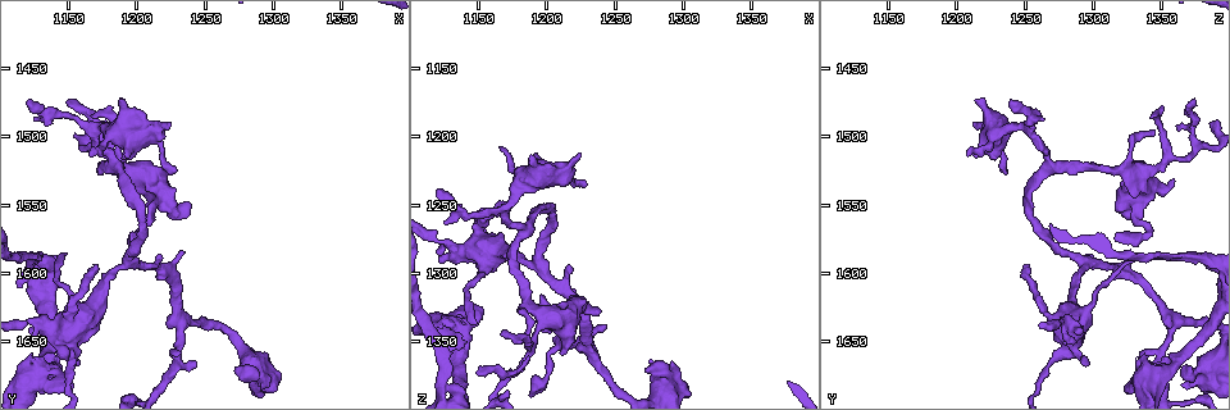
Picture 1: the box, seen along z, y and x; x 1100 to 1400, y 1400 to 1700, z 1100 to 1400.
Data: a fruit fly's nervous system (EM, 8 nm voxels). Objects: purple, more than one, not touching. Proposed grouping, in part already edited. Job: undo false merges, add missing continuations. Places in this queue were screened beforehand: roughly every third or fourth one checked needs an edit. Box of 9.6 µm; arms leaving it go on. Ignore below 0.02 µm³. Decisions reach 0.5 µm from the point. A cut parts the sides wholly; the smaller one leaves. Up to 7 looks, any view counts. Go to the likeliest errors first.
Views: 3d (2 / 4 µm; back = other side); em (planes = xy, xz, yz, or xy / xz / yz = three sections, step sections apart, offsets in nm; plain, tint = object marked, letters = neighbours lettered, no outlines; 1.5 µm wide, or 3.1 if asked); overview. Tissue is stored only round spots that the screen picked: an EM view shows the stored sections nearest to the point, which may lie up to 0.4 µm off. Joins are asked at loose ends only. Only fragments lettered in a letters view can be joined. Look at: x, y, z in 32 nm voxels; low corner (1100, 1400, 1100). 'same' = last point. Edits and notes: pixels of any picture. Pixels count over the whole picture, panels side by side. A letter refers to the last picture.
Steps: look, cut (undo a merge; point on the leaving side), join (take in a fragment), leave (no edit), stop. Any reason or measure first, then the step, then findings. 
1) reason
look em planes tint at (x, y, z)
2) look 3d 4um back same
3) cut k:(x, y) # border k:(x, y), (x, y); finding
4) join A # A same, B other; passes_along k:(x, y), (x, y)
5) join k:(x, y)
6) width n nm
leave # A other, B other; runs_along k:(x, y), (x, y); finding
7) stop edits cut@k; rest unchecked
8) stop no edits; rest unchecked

sharp bend
look 3d 4um at (1286, 1674, 1376)

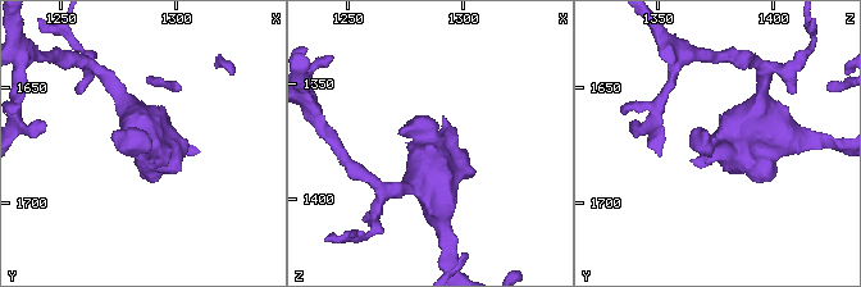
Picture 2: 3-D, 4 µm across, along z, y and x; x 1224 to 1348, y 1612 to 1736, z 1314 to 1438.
look em planes letters at (1286, 1673, 1377)

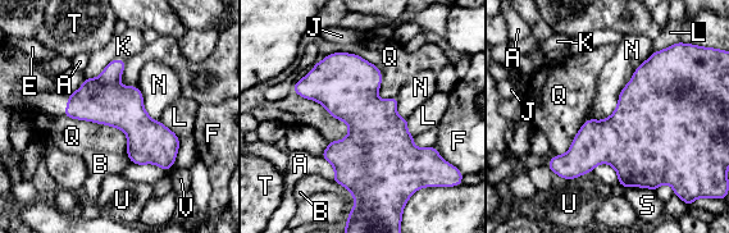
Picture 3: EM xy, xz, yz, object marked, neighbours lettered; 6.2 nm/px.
leave # A other, B other, E other, F other, J other, K other, L other, N other, Q other, S other, T other, U other, V other; border 3:(320, 60), (358, 54), (395, 96); continuous, no second neuron

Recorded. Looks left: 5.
tapers out
look em planes plain at (1122, 1478, 1238)

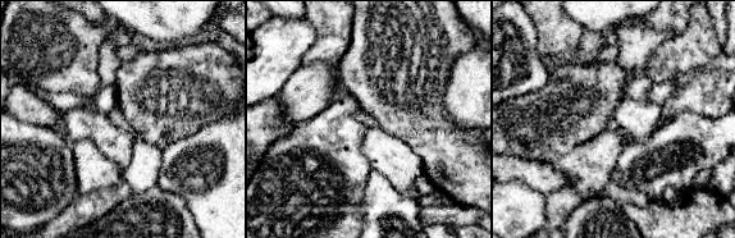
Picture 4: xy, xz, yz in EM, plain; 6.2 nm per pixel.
look em planes letters same

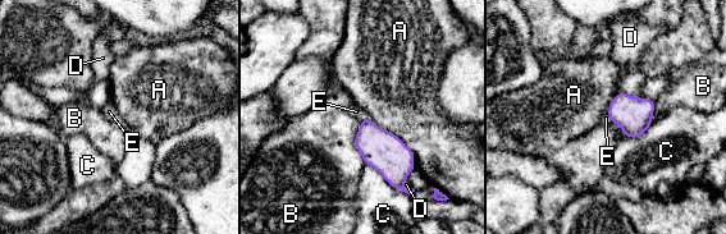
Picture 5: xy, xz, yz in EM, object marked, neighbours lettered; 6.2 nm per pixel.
width 200 nm
leave # A other, B other, C other, D other, E other; border 5:(365, 116), (361, 120); no lettered fragment goes on from it

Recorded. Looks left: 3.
closes a loop
look 3d 4um at (1188, 1494, 1348)

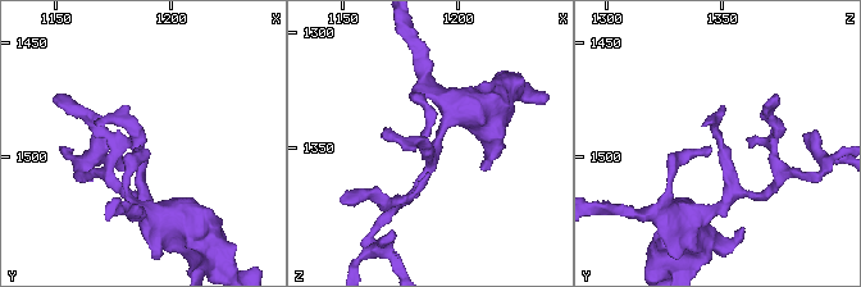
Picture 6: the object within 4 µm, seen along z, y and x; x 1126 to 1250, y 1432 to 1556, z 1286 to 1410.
look em planes tint at (1187, 1492, 1347)

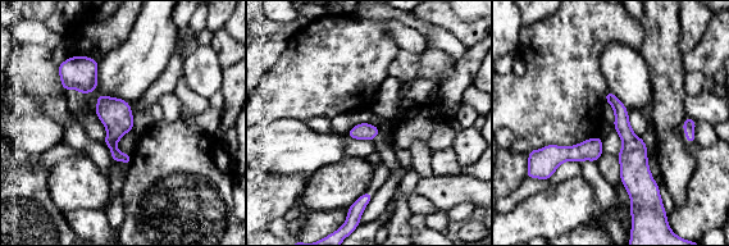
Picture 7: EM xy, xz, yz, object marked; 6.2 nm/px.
what lies round it
look em planes letters same

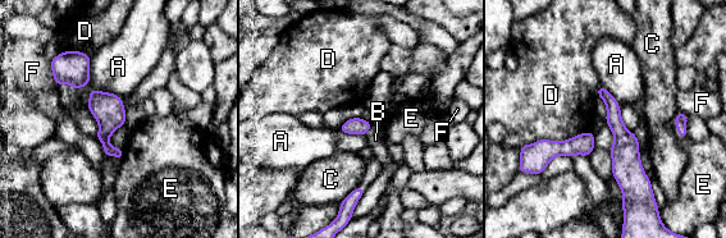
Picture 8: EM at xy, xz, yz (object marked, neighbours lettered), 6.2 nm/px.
width 110 nm
leave # A other, B other, C other, D other, E other, F other; border 8:(590, 131), (524, 145); one neuron here

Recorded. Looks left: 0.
stop no edits; rest unchecked

